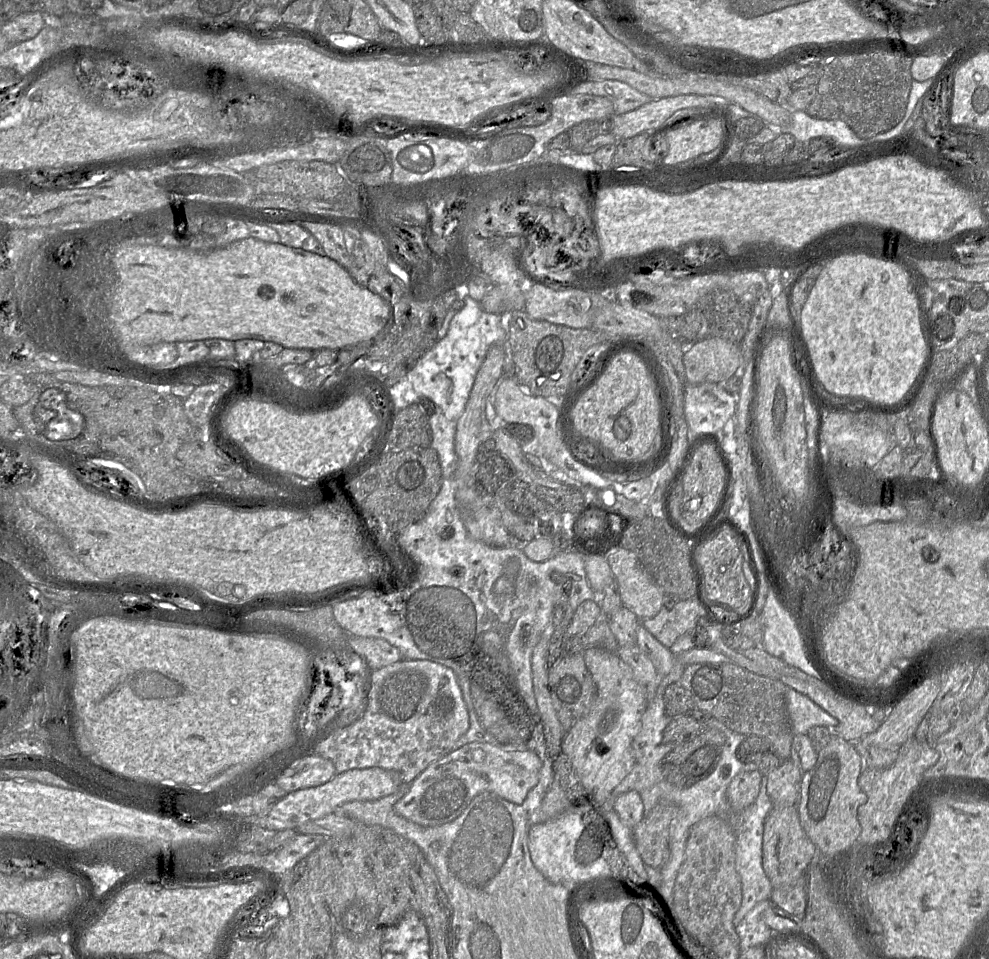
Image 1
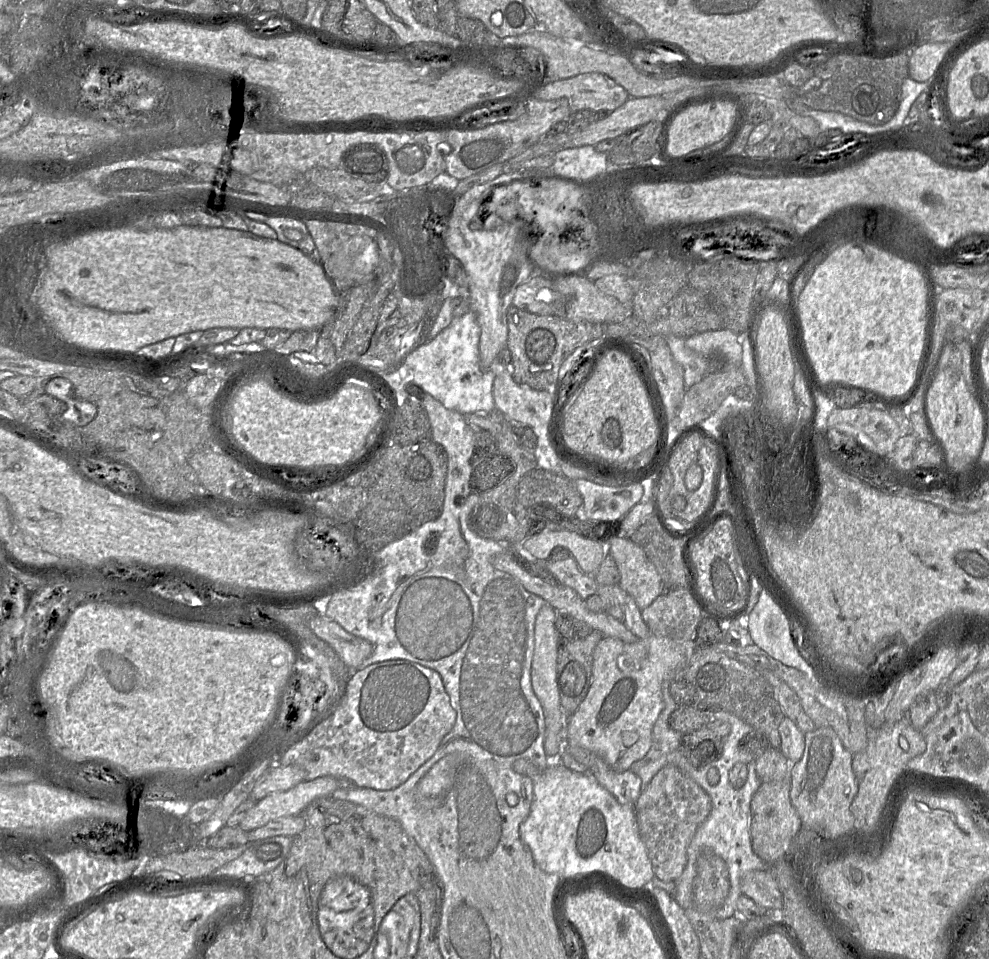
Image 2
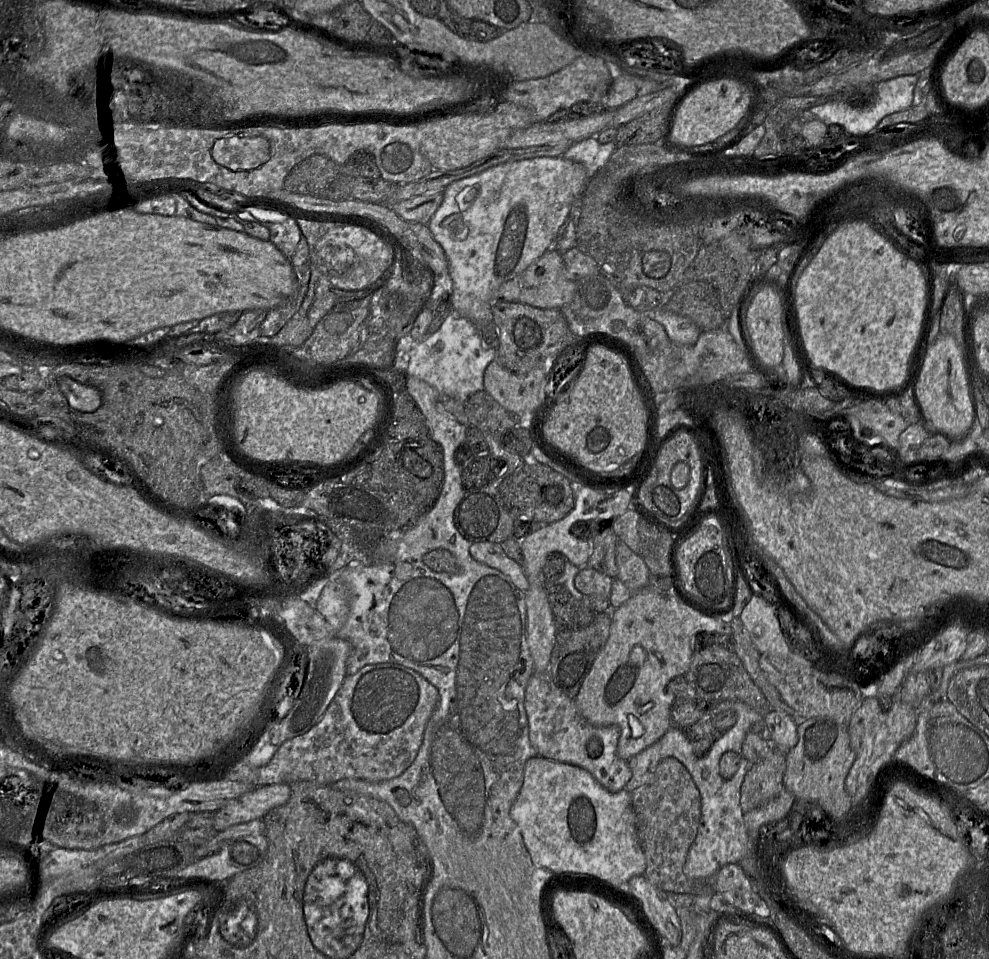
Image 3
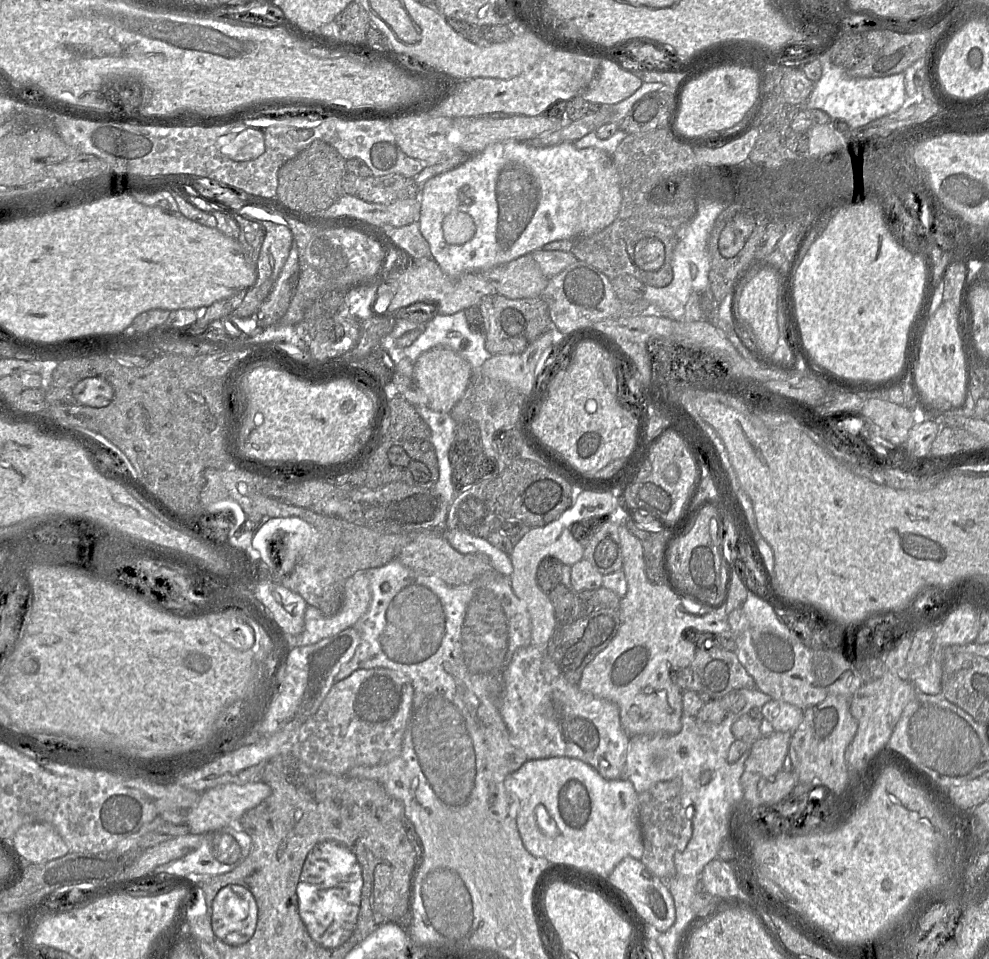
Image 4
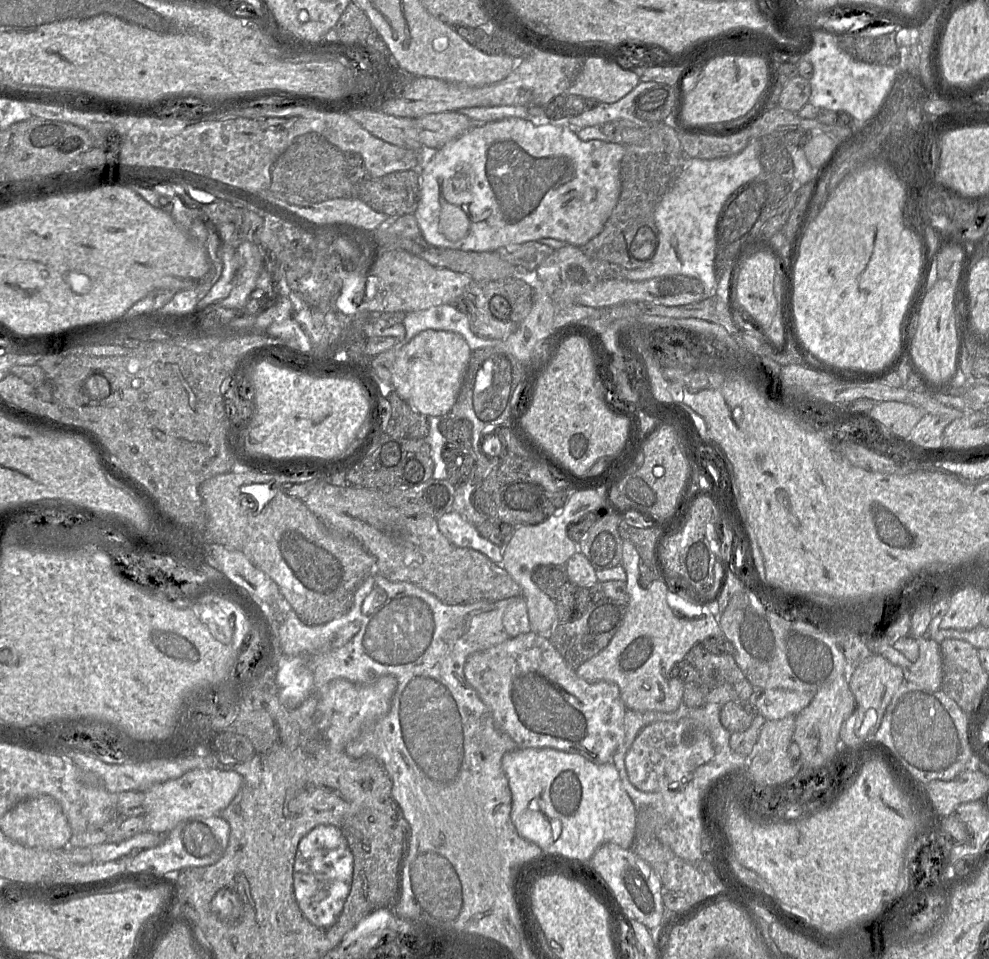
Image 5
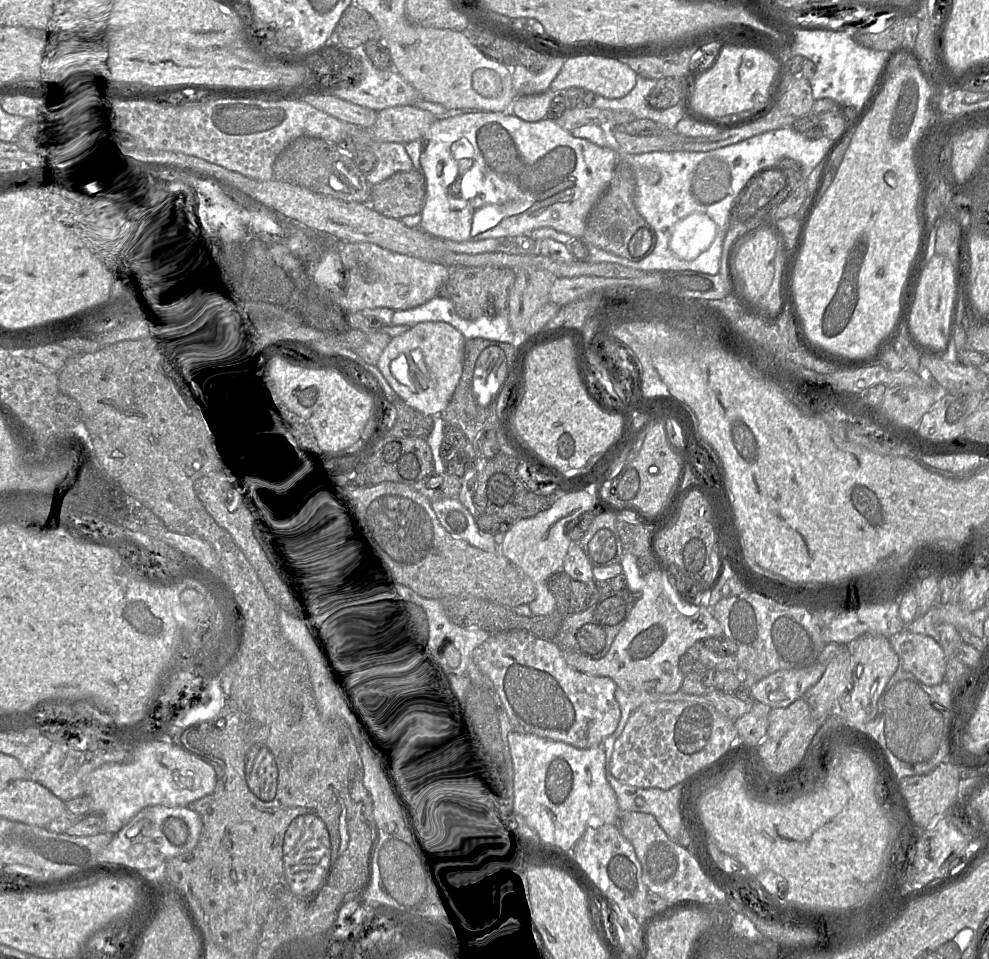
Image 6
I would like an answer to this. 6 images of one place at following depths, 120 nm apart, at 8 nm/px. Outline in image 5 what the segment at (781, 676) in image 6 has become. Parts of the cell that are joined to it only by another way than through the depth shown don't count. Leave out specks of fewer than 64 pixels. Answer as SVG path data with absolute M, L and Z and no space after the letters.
M782 689L764 690L755 702L757 713L766 720L779 720L796 716L807 707L816 692L795 692Z

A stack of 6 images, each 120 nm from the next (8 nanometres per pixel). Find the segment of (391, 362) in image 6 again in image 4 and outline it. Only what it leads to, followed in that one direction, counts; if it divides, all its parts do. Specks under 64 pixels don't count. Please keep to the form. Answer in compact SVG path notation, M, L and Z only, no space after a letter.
M434 347L422 353L414 362L415 380L428 399L428 406L442 413L450 413L467 389L472 368L470 364L448 347Z

